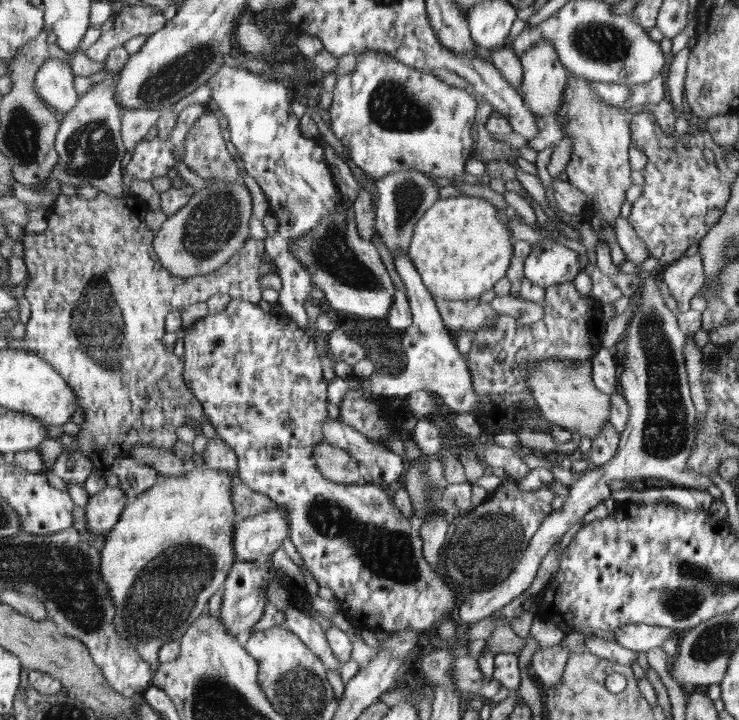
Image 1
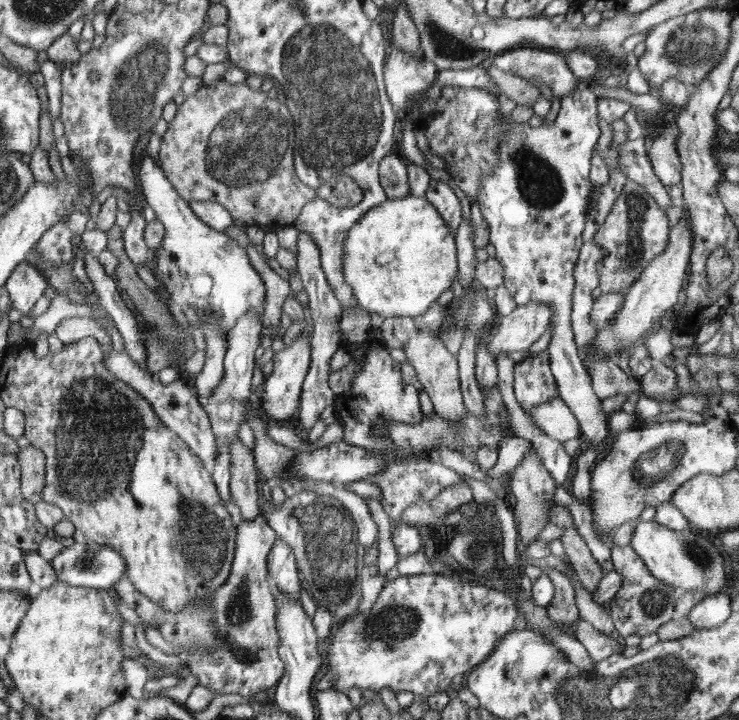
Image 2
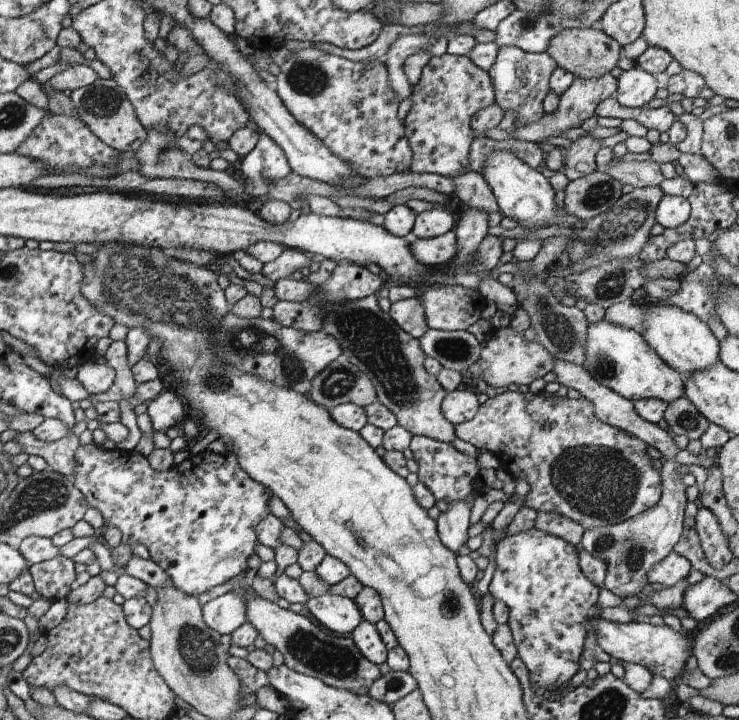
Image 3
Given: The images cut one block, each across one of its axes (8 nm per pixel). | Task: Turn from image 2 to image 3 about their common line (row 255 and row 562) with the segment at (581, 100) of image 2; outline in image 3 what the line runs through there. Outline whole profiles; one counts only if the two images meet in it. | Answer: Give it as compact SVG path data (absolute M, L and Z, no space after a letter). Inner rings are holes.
M536 526L513 536L506 535L496 543L495 551L496 566L488 589L495 600L502 600L508 606L507 623L511 628L517 656L522 659L528 676L537 689L562 690L571 677L581 669L579 660L586 644L584 620L590 608L596 604L600 586L596 586L590 582L589 577L582 574L581 564L578 564L578 552L573 544Z

